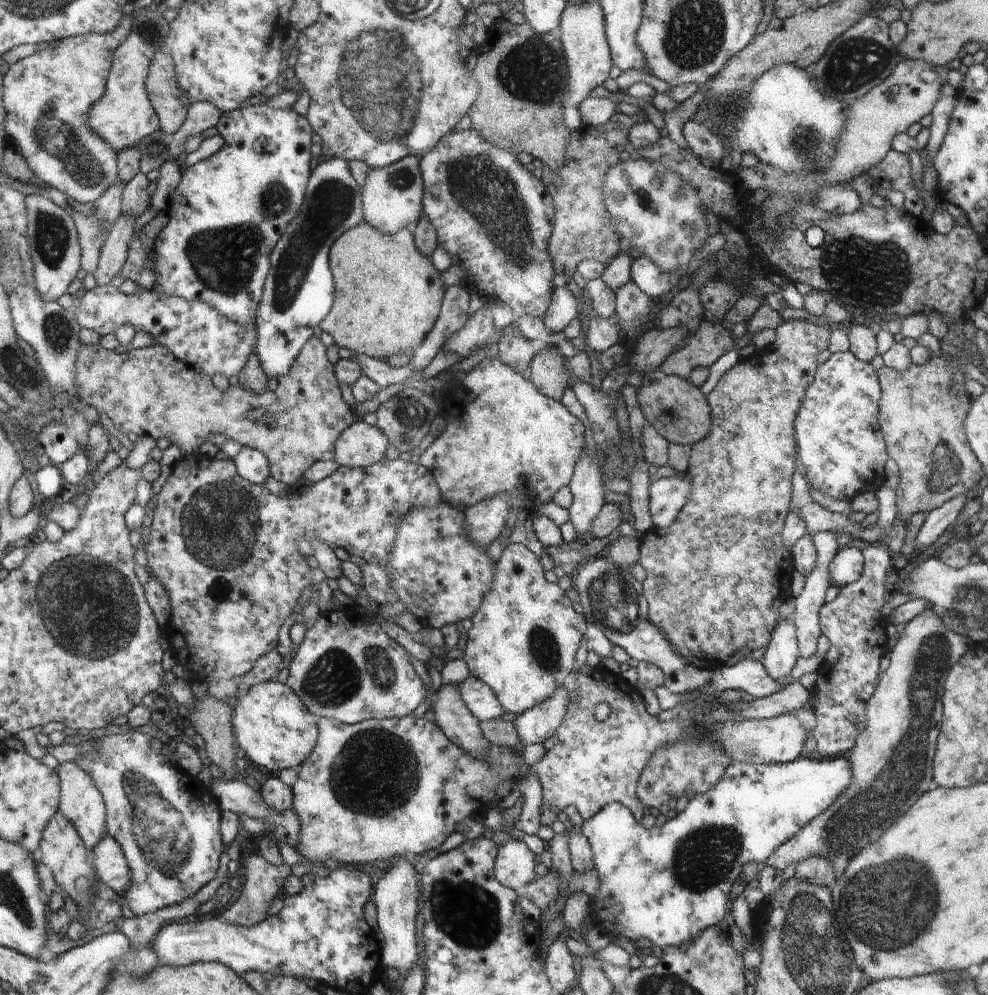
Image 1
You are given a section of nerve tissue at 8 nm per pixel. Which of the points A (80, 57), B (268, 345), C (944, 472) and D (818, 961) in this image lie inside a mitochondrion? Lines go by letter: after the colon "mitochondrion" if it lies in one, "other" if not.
A: other
B: other
C: mitochondrion
D: mitochondrion

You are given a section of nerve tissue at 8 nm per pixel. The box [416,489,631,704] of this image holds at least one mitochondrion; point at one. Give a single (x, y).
(542, 644)

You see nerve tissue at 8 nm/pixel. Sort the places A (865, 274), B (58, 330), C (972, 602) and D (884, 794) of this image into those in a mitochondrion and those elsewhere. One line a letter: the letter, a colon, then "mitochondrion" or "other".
A: mitochondrion
B: mitochondrion
C: mitochondrion
D: mitochondrion

